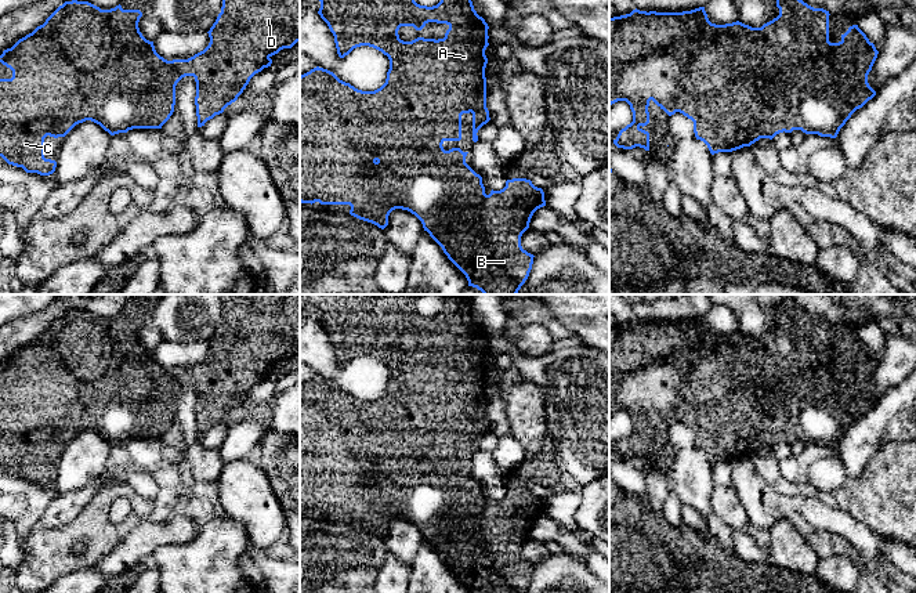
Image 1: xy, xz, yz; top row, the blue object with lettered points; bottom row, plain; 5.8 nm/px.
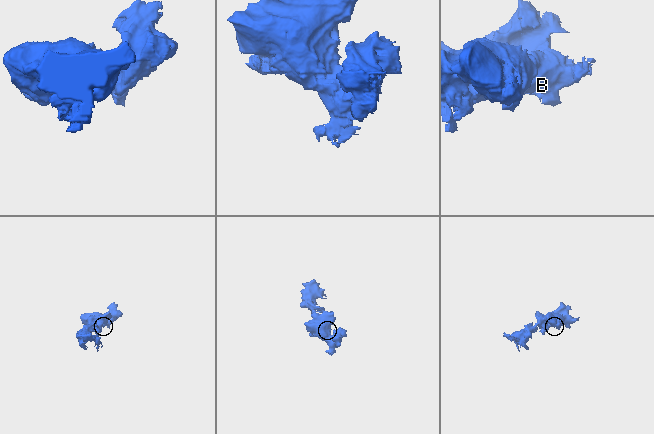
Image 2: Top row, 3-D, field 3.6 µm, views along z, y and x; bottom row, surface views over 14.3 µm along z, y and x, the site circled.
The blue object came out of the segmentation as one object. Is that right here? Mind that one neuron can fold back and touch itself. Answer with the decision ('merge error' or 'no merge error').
no merge error

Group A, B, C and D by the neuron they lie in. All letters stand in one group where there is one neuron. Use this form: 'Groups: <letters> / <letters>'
Groups: A B C D

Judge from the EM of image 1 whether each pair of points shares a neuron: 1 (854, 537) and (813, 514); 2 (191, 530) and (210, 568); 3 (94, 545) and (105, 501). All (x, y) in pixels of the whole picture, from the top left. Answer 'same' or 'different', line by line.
1: same
2: different
3: same

